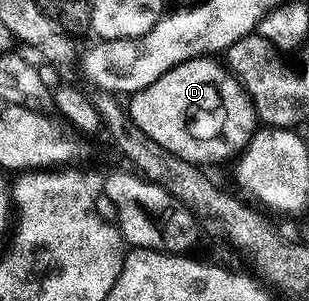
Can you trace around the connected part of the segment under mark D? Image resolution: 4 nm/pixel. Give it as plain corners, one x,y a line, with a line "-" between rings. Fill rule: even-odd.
209,54
167,70
163,78
155,78
151,86
132,93
128,100
133,124
147,138
159,142
163,150
192,164
210,166
220,160
232,161
244,152
259,127
257,111
245,88
220,59

